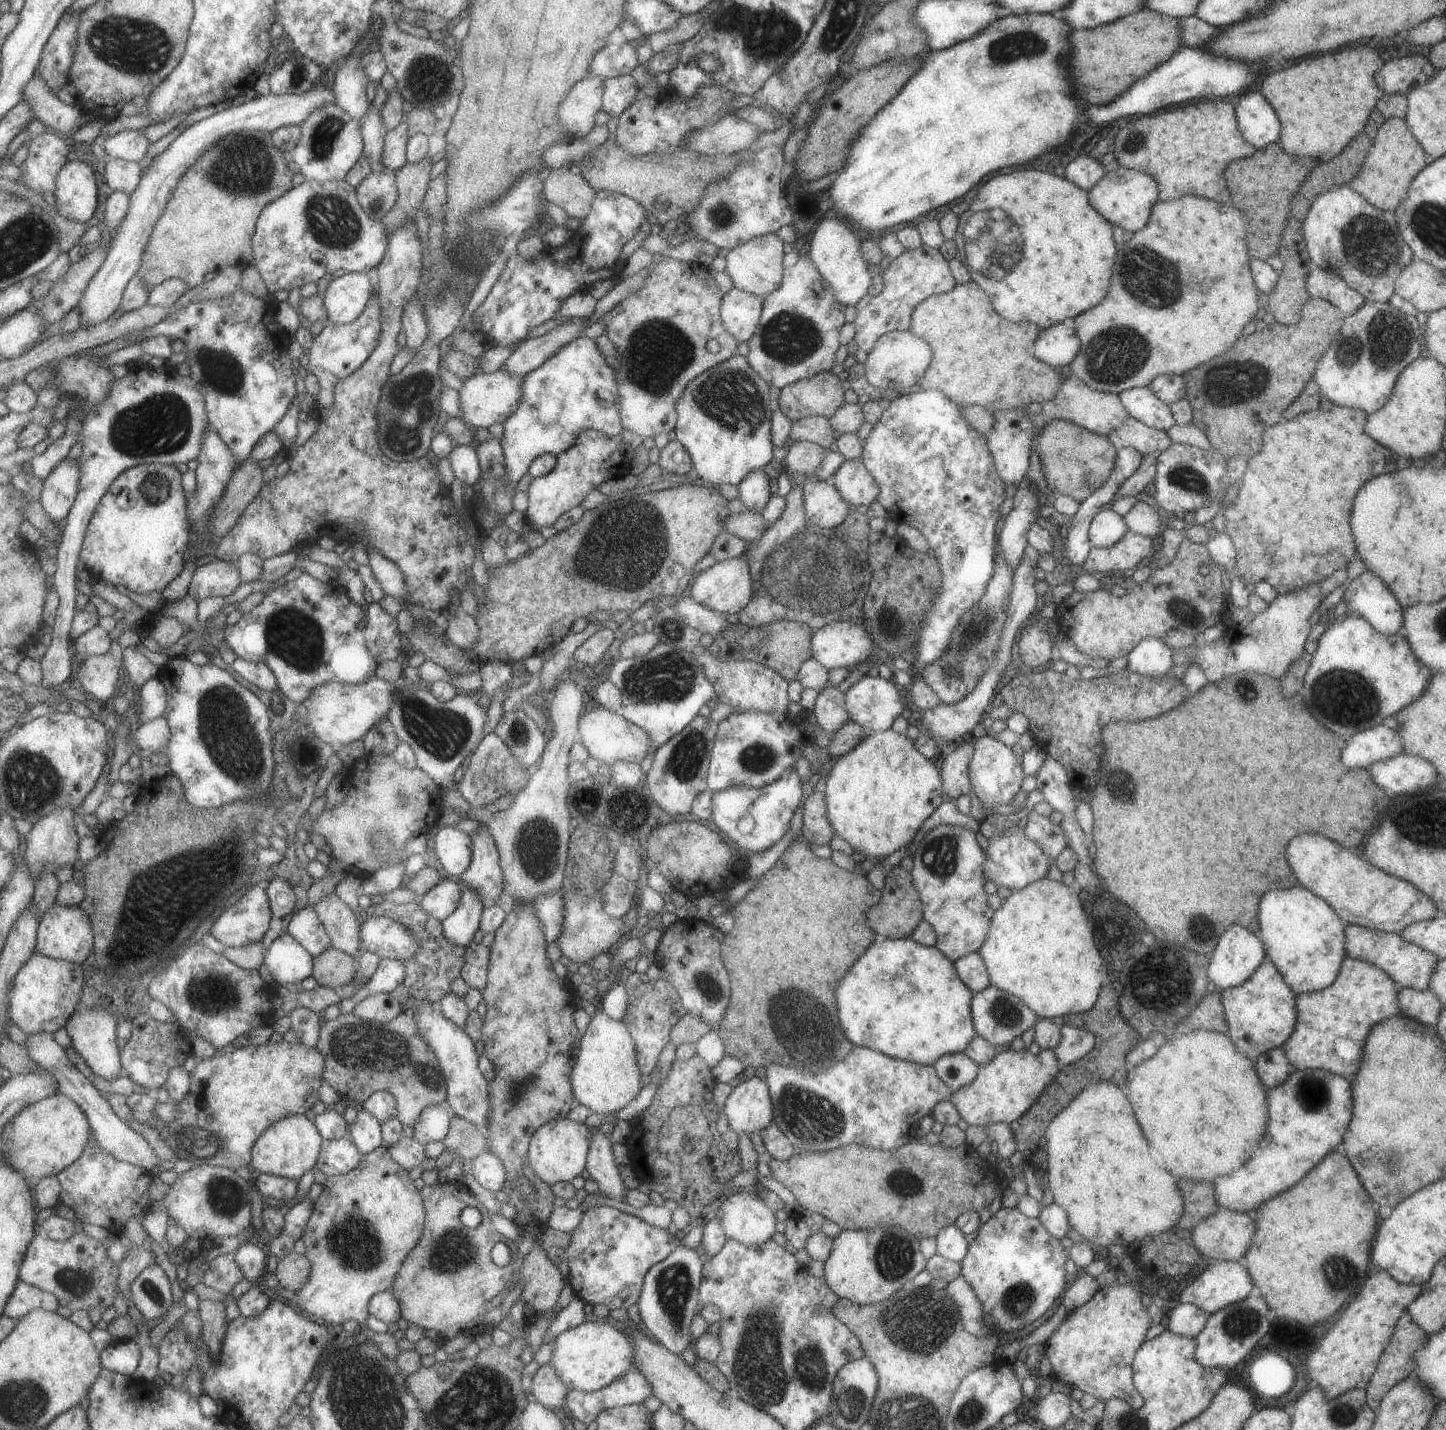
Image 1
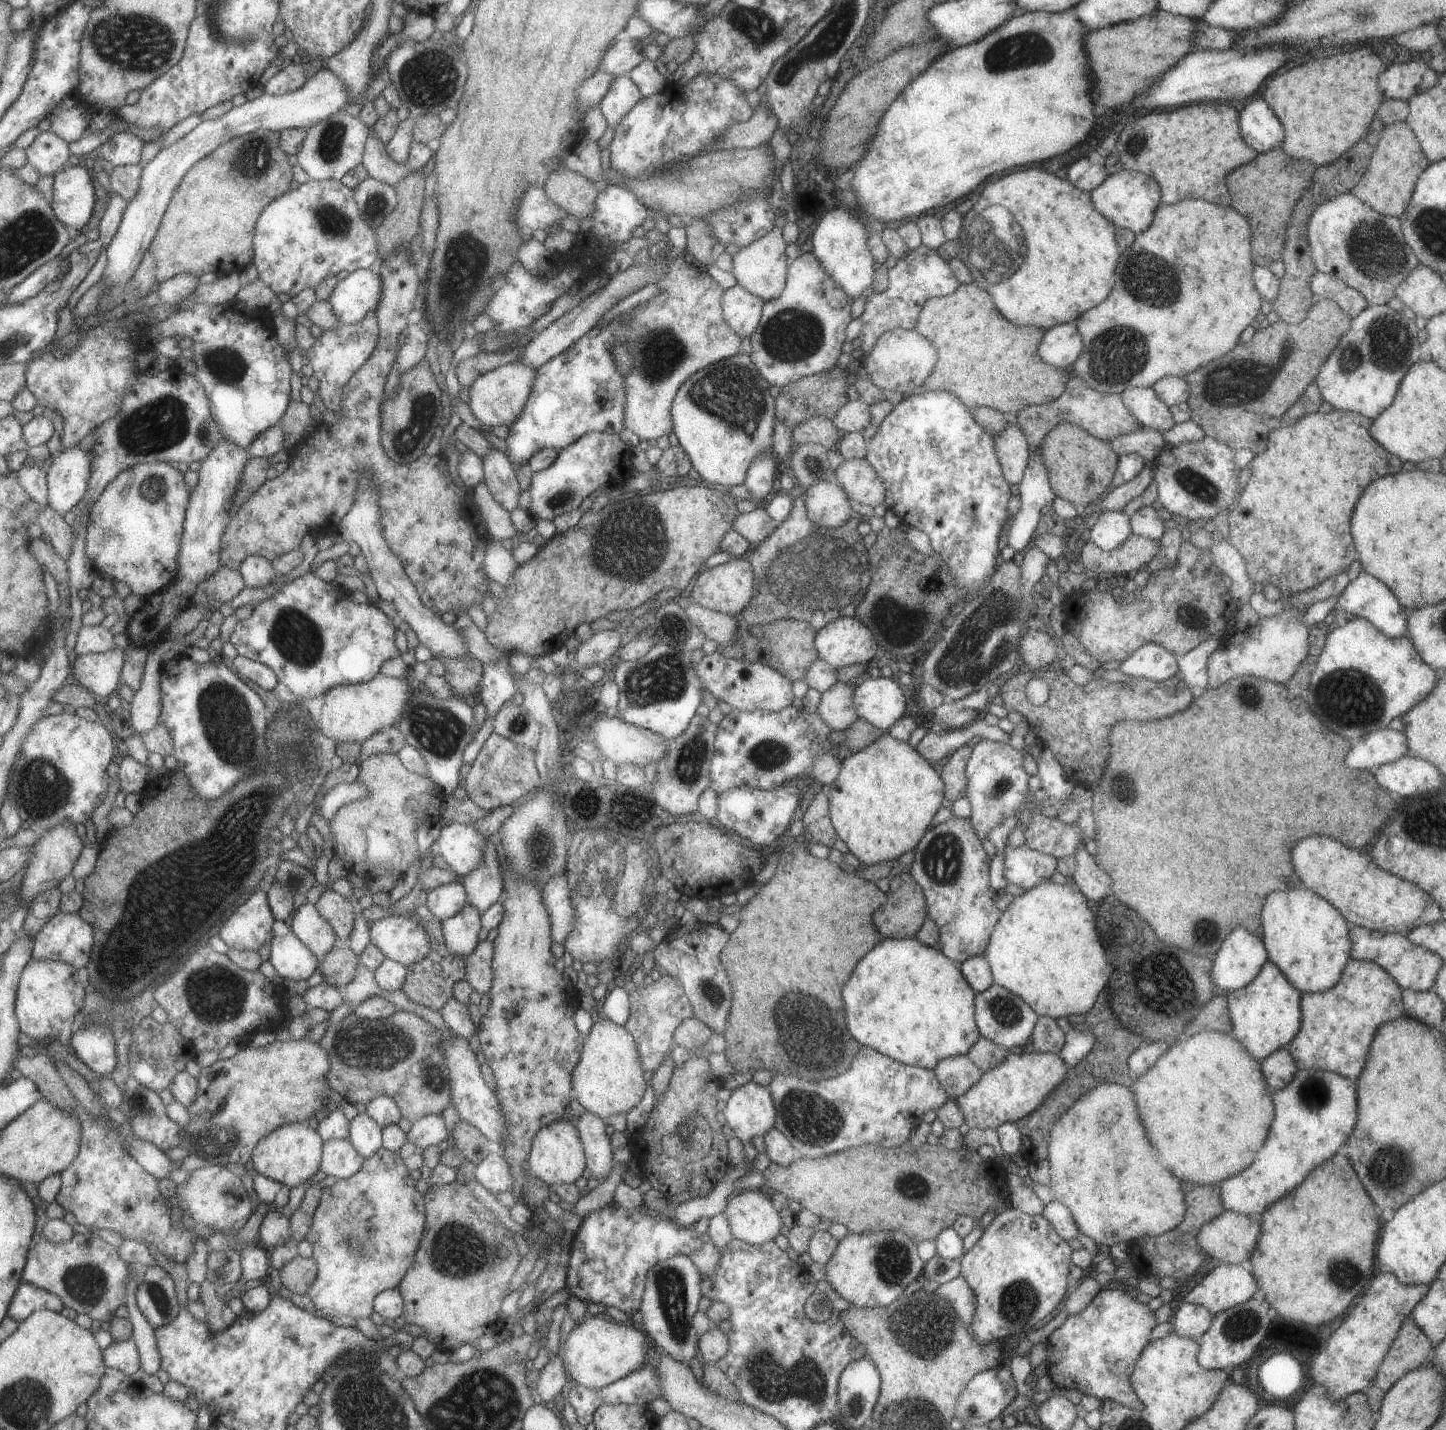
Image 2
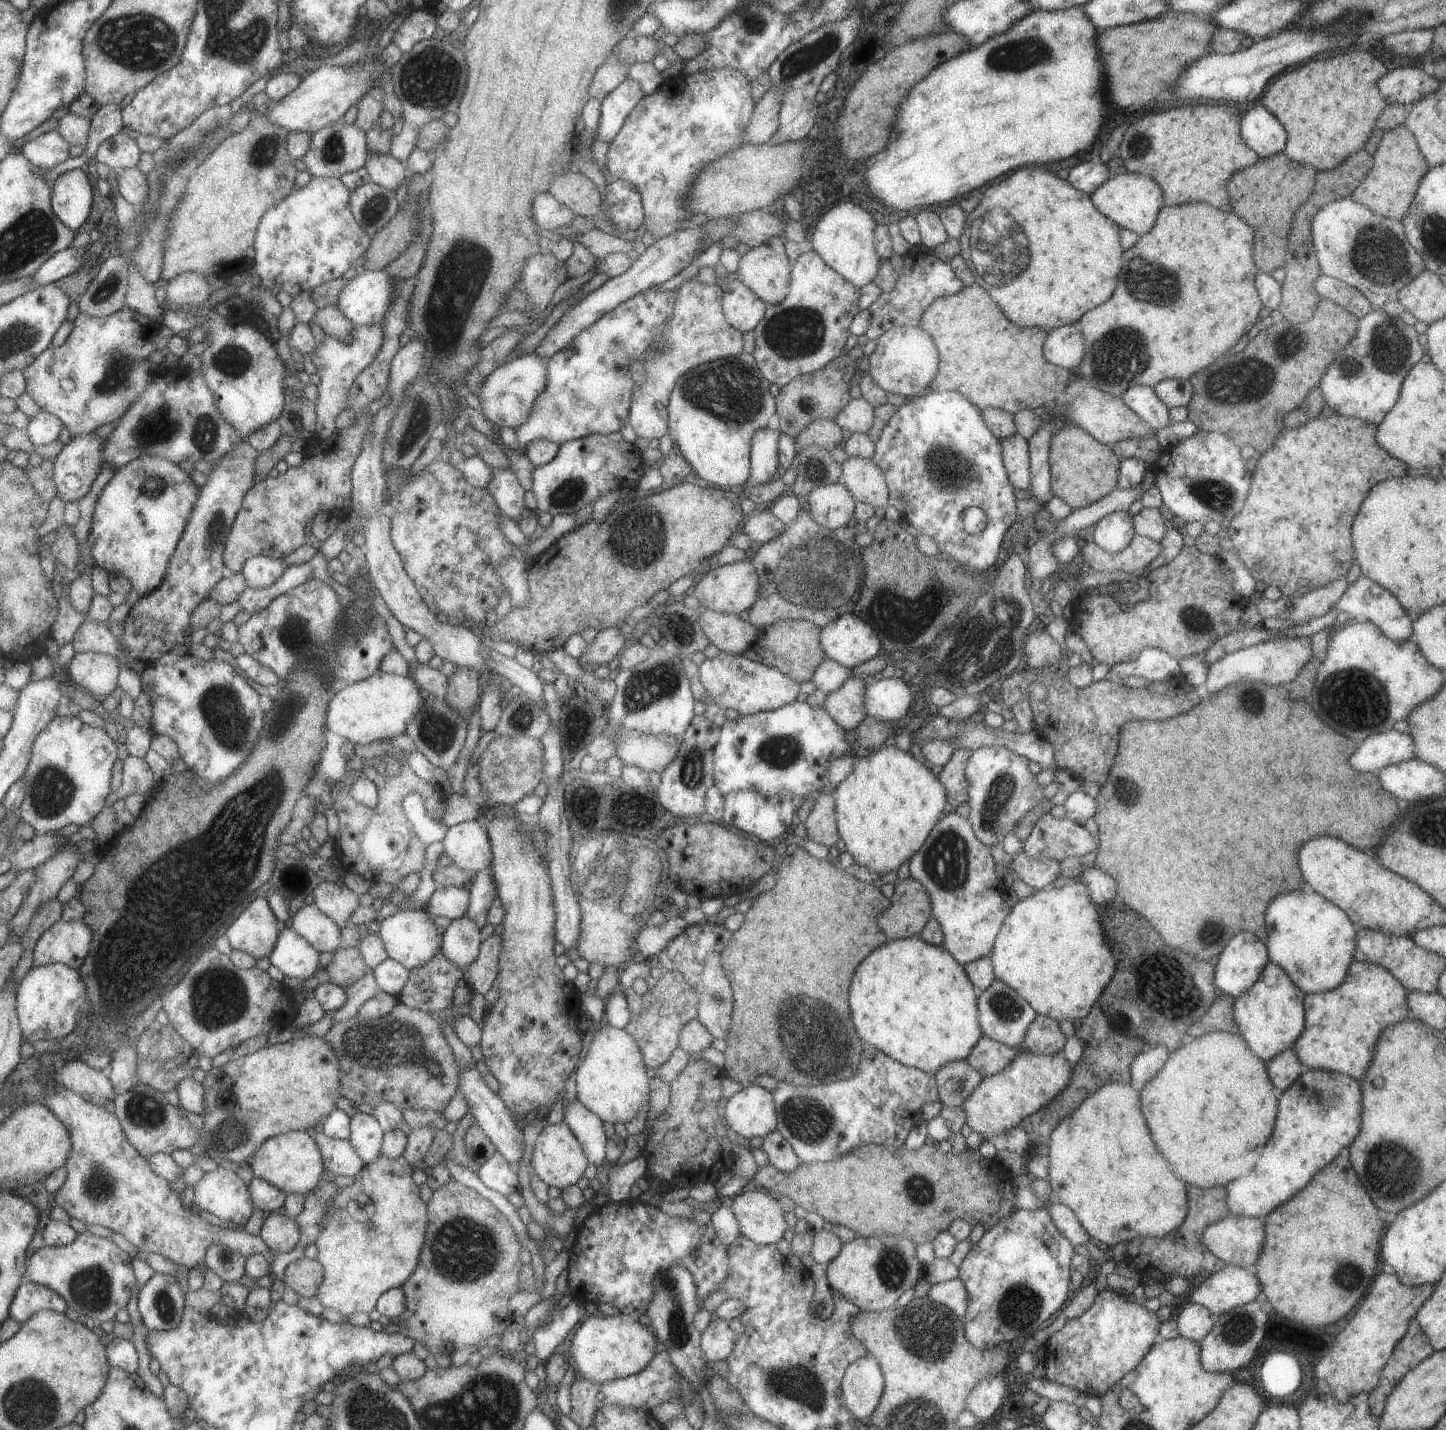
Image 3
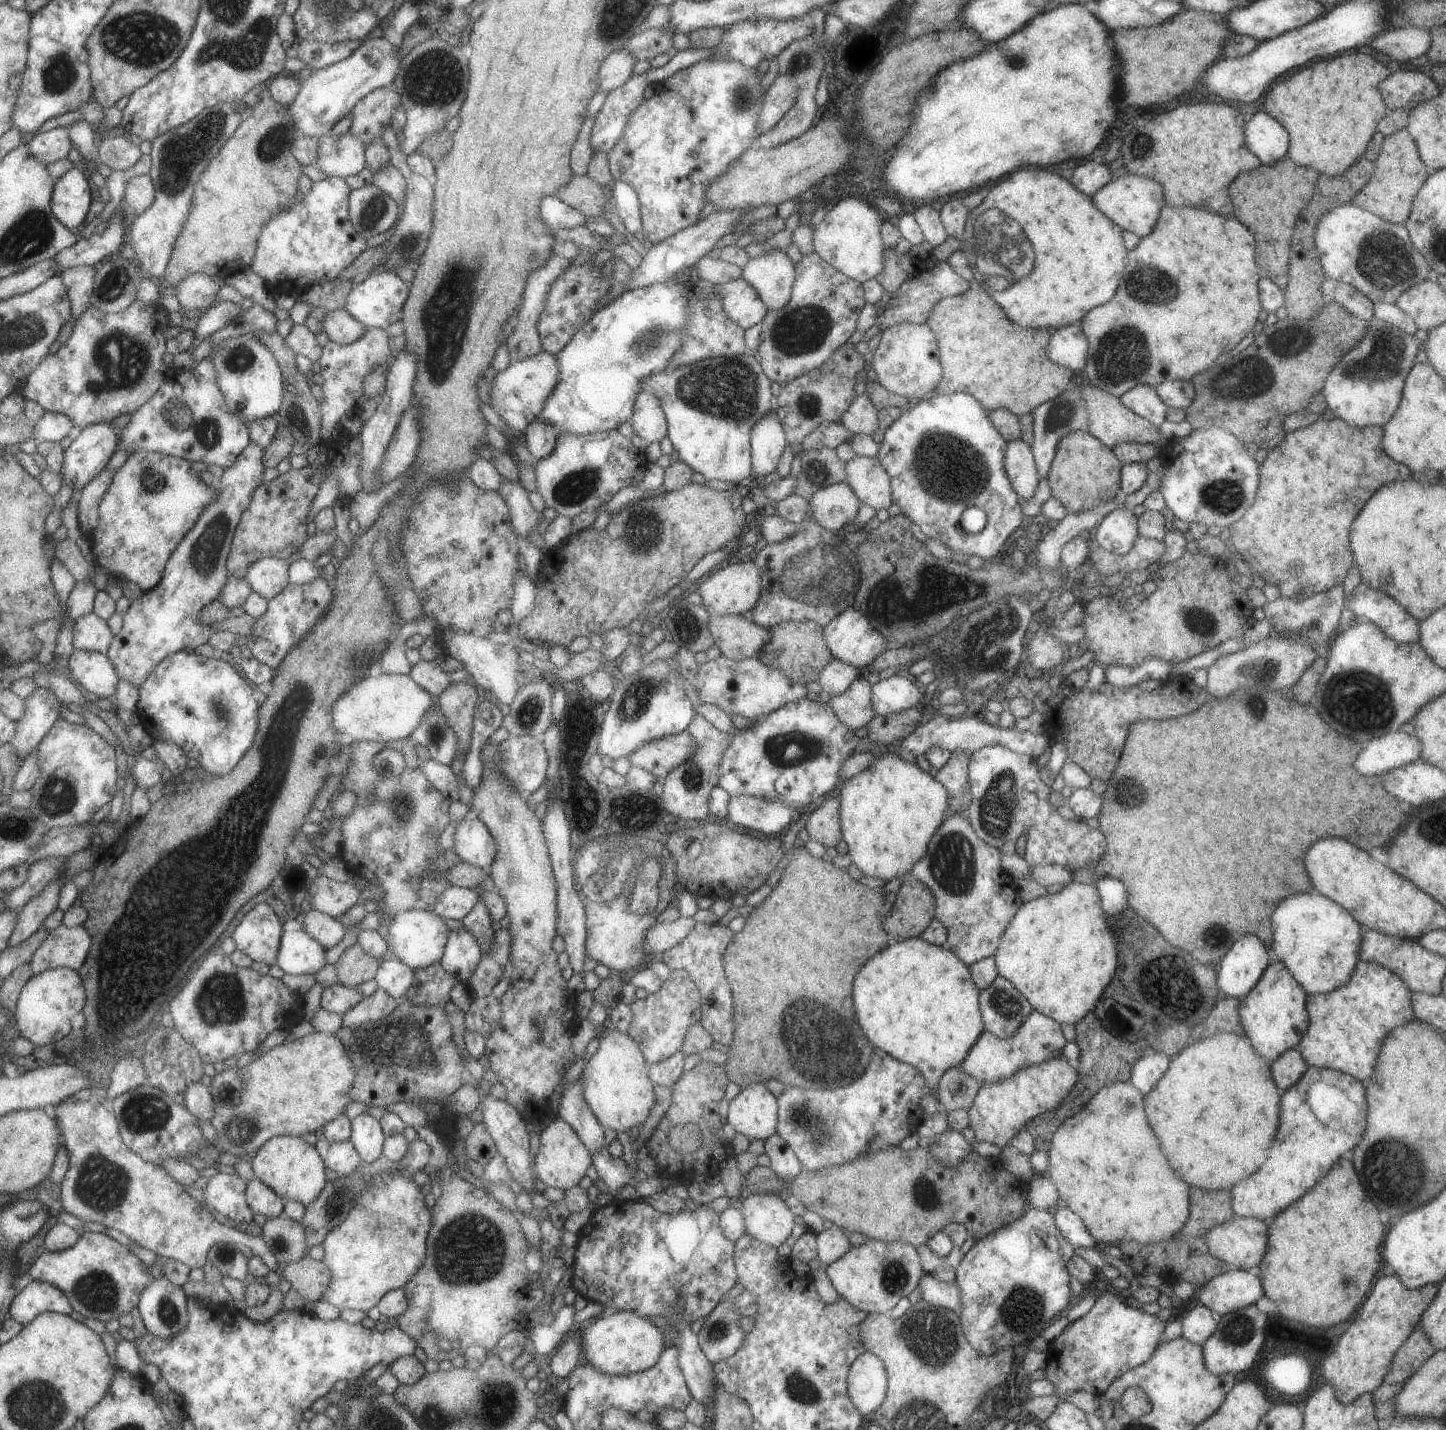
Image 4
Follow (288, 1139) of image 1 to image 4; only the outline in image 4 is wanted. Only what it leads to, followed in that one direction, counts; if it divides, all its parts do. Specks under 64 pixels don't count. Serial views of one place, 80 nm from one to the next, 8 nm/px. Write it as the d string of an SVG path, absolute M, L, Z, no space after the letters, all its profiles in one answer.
M281 1135L268 1140L253 1156L255 1177L267 1183L283 1200L294 1200L308 1205L324 1188L325 1166L315 1147L305 1144L305 1136Z

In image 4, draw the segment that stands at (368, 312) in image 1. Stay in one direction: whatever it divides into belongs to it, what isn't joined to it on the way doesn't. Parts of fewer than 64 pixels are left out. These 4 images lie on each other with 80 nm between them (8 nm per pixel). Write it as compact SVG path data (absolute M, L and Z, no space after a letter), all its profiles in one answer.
M366 327L363 336L355 342L338 345L326 340L323 343L321 356L318 363L320 365L319 374L323 378L321 390L323 400L319 403L320 422L317 436L322 440L329 440L331 430L342 415L352 406L361 406L363 400L367 399L364 393L364 378L370 371L377 367L387 366L387 370L394 363L395 353L390 347L390 330L378 329L377 327Z

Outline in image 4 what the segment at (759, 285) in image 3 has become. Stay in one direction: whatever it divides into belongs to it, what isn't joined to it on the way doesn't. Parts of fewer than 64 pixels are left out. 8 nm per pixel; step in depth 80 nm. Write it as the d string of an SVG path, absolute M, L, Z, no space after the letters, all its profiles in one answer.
M769 250L764 256L751 257L741 268L741 278L757 291L767 311L774 311L789 302L794 281L794 265L779 250Z

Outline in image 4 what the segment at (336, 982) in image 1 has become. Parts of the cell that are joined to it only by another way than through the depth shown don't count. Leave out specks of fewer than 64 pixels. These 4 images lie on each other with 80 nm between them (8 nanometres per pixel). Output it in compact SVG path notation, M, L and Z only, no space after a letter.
M355 941L343 950L334 964L338 982L348 987L356 987L374 978L381 961L369 956Z

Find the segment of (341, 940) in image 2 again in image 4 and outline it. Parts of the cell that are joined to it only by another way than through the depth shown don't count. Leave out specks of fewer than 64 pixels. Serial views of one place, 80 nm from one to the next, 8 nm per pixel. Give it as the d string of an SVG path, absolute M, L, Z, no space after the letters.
M317 875L309 885L309 902L312 908L336 918L357 902L359 891L352 883L342 883Z

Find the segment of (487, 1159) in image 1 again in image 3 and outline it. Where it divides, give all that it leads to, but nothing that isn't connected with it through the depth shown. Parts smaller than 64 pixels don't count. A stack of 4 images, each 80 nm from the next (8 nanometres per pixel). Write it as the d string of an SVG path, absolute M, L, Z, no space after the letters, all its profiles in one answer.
M497 1151L480 1165L477 1176L487 1188L499 1192L504 1197L520 1192L515 1170Z

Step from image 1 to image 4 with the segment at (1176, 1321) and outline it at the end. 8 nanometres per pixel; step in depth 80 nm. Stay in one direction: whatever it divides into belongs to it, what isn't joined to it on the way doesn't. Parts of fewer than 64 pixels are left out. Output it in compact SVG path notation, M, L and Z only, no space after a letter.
M1201 1303L1195 1304L1191 1310L1187 1310L1185 1318L1181 1320L1182 1337L1189 1342L1203 1344L1216 1329L1211 1311Z

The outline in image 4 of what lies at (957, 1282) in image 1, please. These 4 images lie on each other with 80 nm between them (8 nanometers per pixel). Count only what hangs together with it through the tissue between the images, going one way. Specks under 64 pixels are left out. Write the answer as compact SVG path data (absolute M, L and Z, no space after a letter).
M923 1272L916 1287L921 1293L921 1300L936 1307L958 1312L959 1291L955 1281L944 1283L930 1273Z

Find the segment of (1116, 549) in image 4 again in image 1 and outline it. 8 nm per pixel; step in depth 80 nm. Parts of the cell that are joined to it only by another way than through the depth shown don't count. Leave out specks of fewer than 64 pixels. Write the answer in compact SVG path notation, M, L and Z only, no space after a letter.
M1109 508L1100 509L1091 518L1088 529L1088 540L1092 547L1109 548L1113 546L1123 534L1127 526L1121 515Z

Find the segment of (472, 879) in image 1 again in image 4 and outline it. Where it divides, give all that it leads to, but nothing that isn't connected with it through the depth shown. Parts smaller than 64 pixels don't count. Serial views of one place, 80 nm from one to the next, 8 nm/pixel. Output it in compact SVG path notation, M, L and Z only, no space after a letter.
M479 888L478 890L478 901L470 908L470 911L460 920L463 927L467 929L480 948L481 954L485 955L486 951L490 950L490 947L494 943L494 931L491 929L492 920L490 919L489 913L480 899L483 894Z

